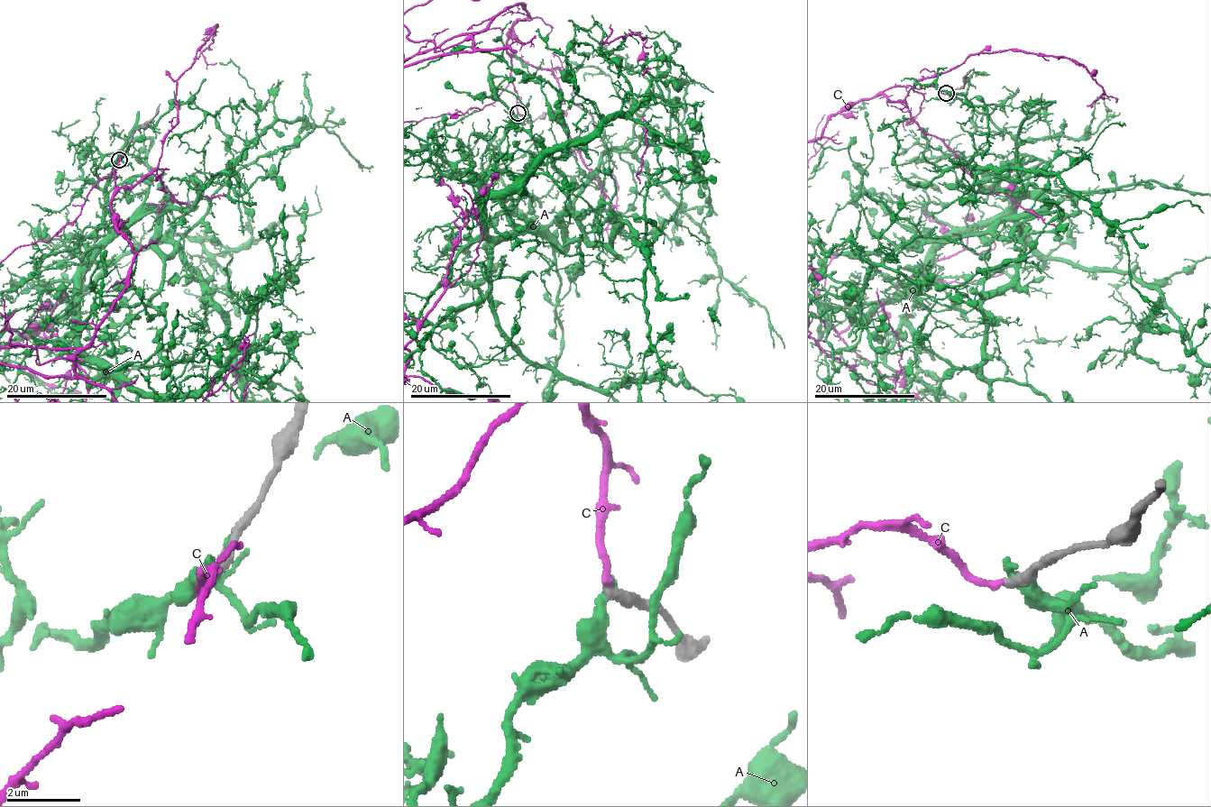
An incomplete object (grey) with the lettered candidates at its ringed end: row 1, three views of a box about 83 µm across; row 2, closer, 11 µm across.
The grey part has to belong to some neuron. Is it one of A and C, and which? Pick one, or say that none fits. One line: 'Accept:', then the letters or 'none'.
Accept: C

